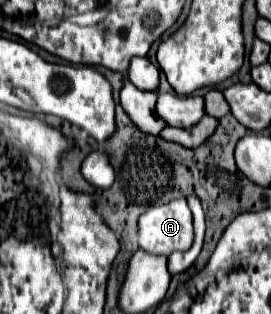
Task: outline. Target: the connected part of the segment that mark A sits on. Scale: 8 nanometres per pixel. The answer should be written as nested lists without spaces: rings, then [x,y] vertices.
[[[175,198],[167,204],[149,206],[137,220],[139,248],[159,256],[171,256],[179,250],[189,250],[193,244],[191,210],[185,198]]]

